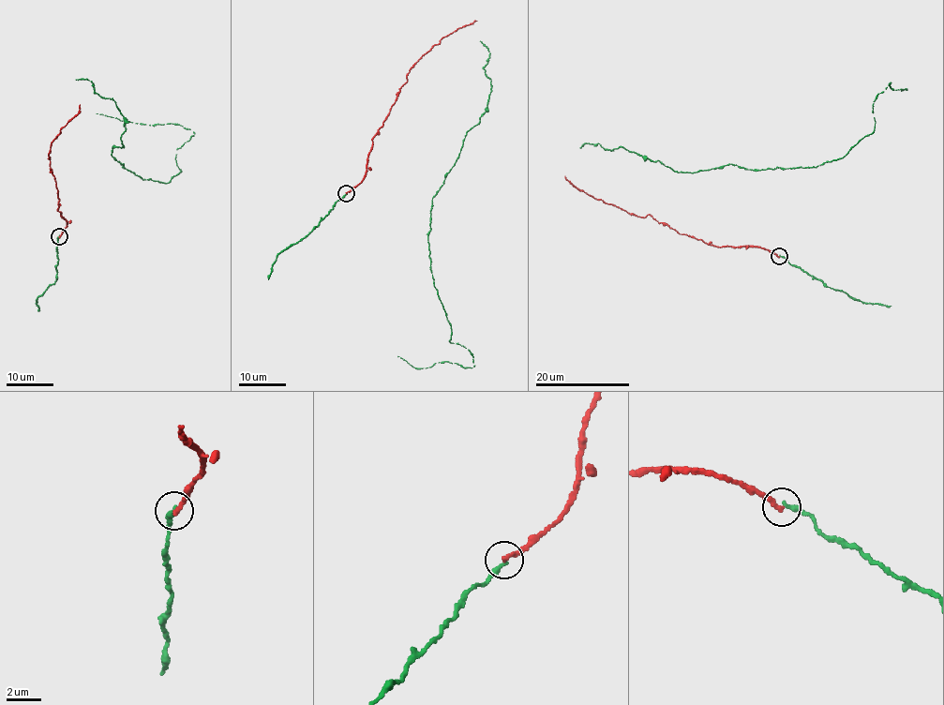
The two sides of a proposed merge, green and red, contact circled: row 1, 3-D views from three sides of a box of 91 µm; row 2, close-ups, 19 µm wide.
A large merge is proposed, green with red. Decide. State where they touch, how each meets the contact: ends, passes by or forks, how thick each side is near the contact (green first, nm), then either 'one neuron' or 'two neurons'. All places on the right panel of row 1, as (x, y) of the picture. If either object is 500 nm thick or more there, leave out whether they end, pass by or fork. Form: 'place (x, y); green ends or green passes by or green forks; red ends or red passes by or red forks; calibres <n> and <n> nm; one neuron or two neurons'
place (779, 256); green ends; red ends; calibres 320 and 320 nm; one neuron

